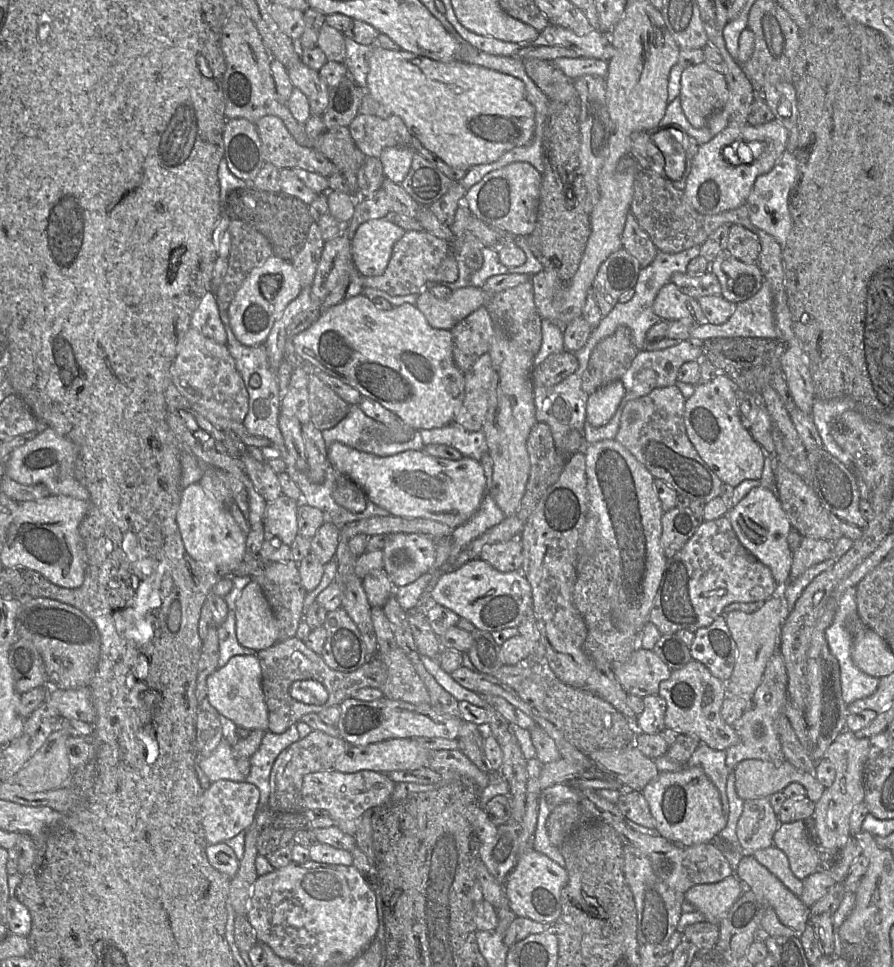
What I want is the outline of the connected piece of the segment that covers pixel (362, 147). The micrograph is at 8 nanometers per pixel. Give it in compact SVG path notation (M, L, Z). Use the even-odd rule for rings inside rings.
M358 114L348 129L358 149L367 157L379 158L387 147L411 146L412 136L396 114L384 119Z

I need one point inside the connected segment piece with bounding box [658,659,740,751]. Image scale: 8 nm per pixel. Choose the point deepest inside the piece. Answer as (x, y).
(694, 697)

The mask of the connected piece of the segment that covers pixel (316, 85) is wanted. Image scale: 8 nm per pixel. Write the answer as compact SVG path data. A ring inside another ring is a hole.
M302 60L293 66L285 66L294 87L307 97L310 113L322 116L329 102L328 86L318 72L305 65Z

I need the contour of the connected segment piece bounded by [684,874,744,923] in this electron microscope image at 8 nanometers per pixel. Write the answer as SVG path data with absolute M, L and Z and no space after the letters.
M733 874L717 883L693 886L684 895L707 921L719 923L743 893L741 881Z

